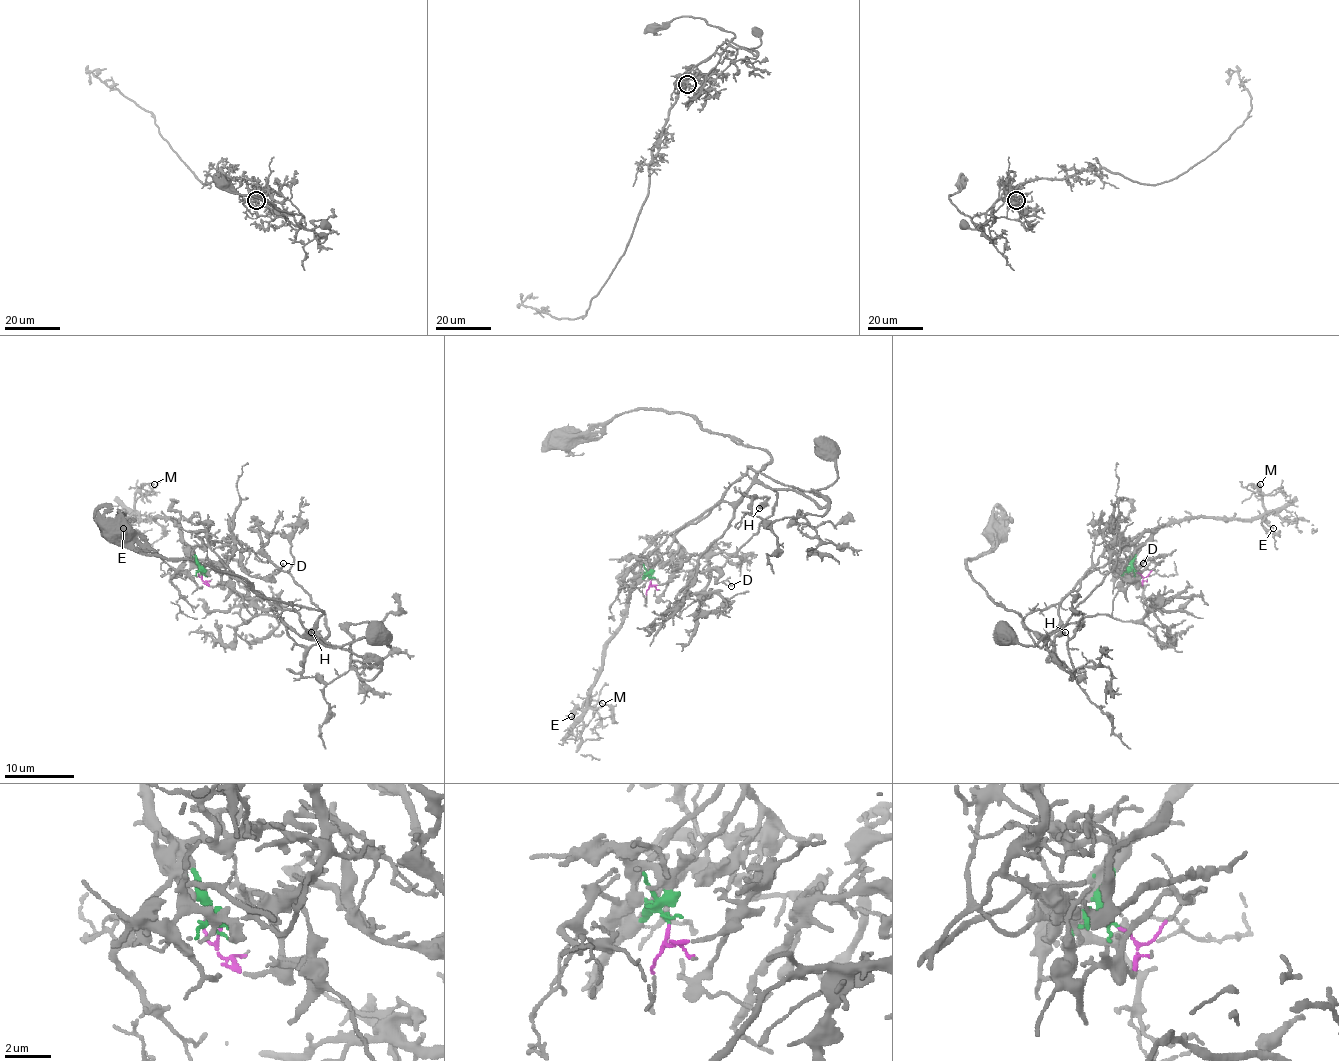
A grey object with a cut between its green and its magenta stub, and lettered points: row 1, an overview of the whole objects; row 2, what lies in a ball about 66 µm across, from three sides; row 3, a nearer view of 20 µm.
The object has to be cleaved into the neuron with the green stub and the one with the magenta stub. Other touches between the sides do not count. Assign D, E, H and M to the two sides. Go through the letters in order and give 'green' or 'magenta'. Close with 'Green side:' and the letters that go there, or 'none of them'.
D: magenta
E: green
H: magenta
M: green
Green side: E, M

